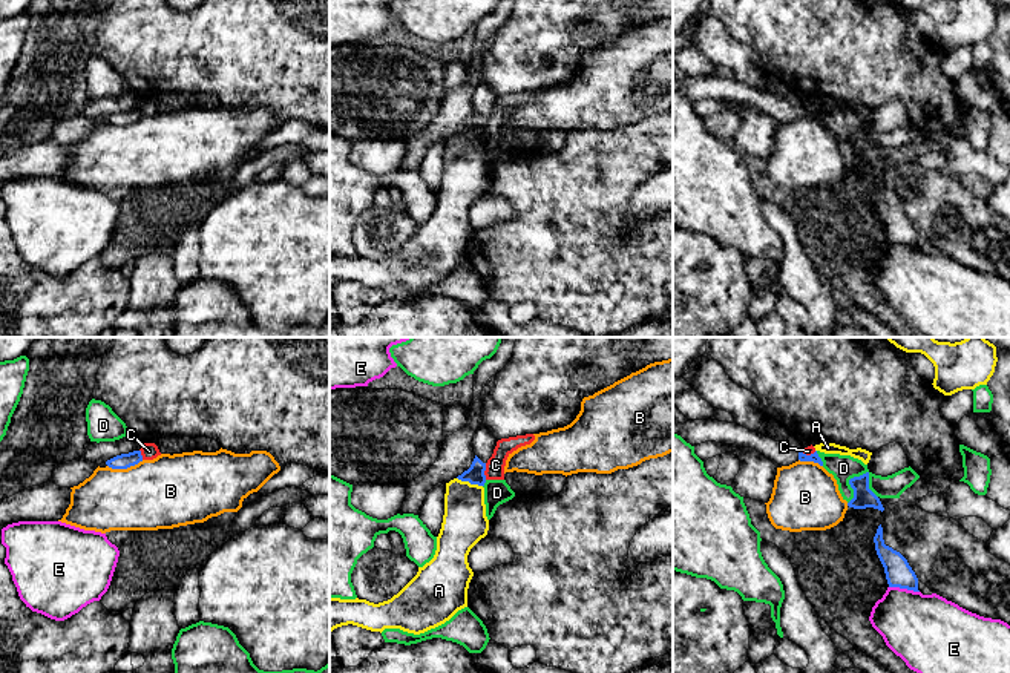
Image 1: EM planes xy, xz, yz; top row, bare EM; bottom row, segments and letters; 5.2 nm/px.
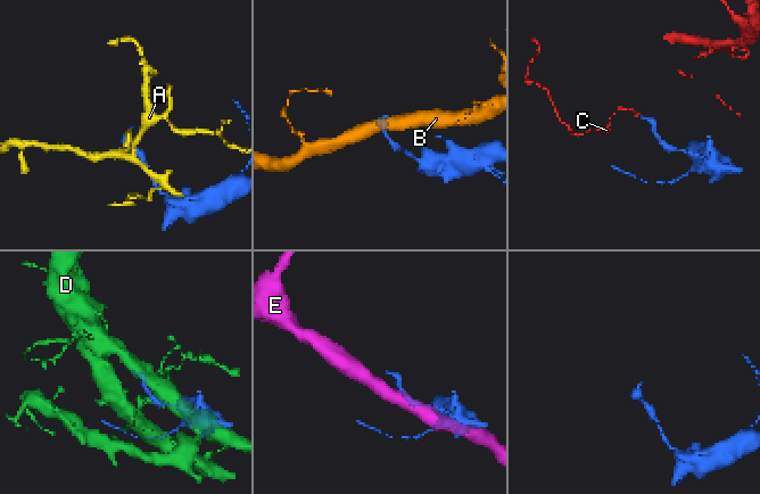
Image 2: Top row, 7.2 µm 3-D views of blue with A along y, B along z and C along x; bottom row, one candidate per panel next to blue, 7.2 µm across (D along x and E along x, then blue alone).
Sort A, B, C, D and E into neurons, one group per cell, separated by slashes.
A / B / C / D / E

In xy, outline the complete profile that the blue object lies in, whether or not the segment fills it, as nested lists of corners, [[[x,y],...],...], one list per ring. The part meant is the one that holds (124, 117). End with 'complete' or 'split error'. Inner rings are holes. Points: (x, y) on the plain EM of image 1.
[[[133,107],[129,110],[116,112],[113,115],[107,117],[106,121],[112,126],[127,126],[130,123],[138,121],[139,118],[143,118],[141,107]]]; complete

